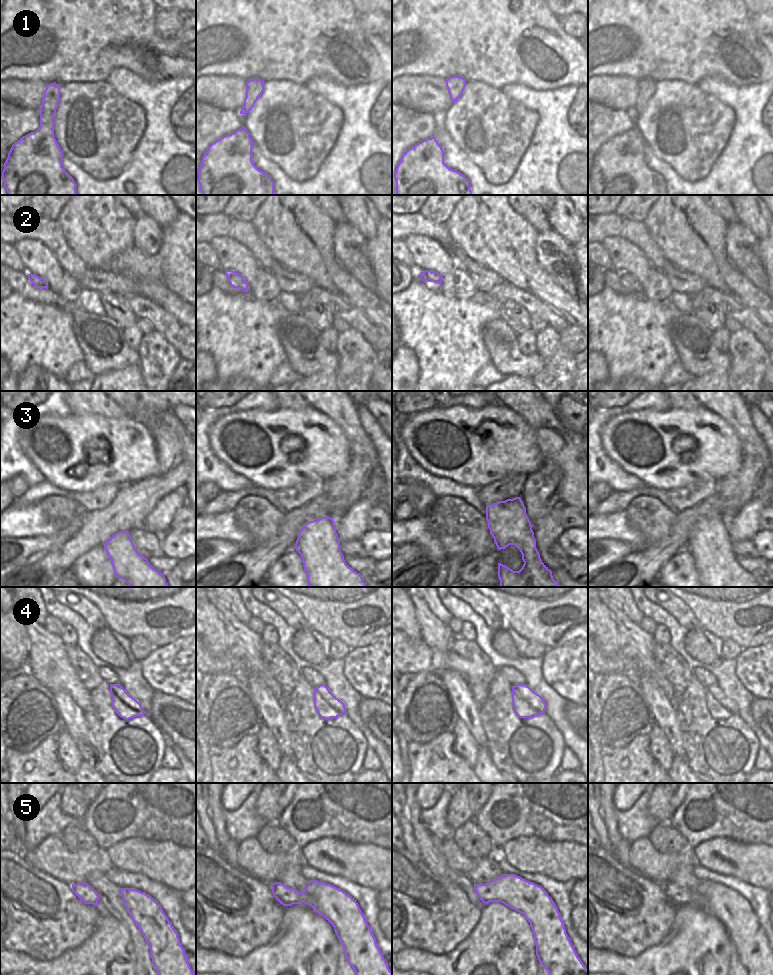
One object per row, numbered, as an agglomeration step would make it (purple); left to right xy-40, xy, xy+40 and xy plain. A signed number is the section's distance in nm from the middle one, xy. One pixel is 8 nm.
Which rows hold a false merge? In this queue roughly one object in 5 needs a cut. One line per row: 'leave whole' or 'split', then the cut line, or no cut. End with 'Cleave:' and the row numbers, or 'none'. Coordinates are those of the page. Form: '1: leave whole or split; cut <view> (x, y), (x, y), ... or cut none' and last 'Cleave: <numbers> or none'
1: leave whole; cut none
2: leave whole; cut none
3: leave whole; cut none
4: leave whole; cut none
5: leave whole; cut none
Cleave: none

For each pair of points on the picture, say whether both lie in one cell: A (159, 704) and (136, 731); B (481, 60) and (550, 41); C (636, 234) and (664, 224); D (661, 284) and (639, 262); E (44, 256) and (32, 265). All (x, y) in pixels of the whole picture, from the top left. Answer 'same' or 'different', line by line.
A: different
B: same
C: different
D: different
E: same

